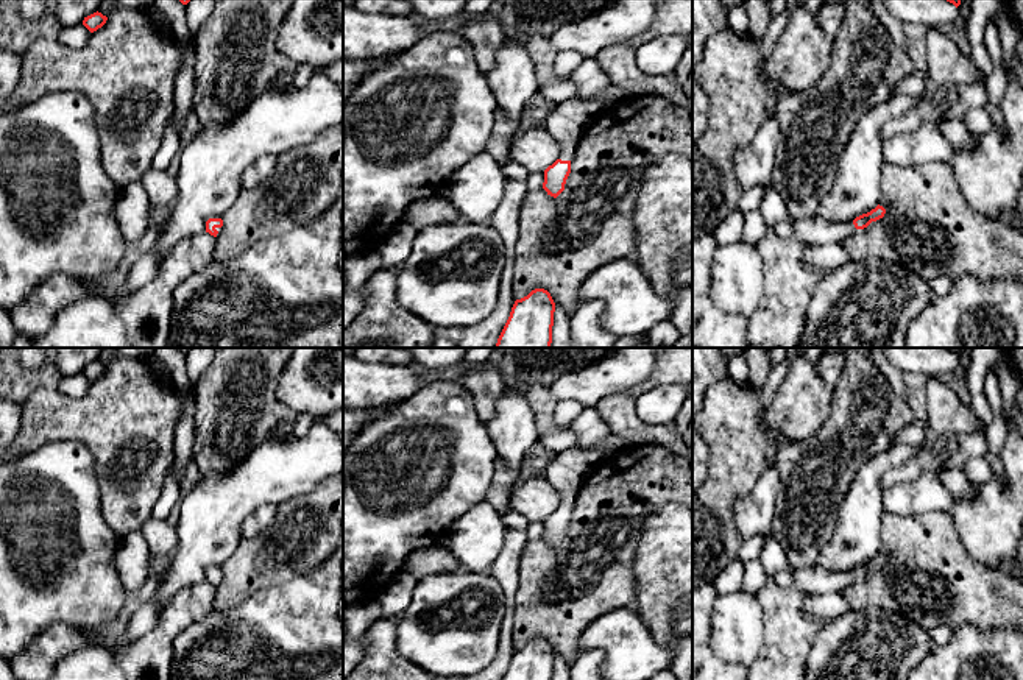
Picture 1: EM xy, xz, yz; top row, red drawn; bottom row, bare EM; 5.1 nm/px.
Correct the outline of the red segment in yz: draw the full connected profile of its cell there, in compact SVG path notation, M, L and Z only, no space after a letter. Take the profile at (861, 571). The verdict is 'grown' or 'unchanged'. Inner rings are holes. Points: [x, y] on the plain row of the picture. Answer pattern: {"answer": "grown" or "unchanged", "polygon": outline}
{"answer": "grown", "polygon": "M880 554L870 561L856 566L851 572L834 572L817 563L811 568L792 571L792 586L803 591L806 596L836 593L850 585L855 579L864 579L872 571L883 568L884 563L886 558Z"}

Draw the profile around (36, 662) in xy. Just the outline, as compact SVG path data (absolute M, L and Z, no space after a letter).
M55 622L9 658L11 671L17 680L48 680L61 658L92 644L104 644L95 643L94 633Z

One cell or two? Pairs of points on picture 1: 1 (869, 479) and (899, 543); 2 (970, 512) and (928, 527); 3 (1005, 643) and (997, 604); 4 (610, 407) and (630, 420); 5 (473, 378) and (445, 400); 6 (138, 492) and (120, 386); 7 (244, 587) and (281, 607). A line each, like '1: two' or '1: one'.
1: two
2: two
3: two
4: one
5: two
6: one
7: two

